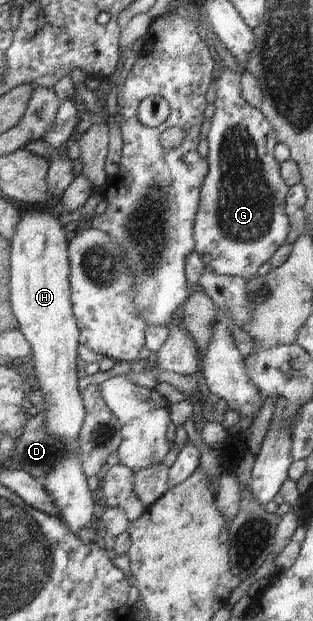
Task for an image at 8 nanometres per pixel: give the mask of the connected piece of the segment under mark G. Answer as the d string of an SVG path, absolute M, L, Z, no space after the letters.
M217 62L214 113L207 131L205 156L207 173L199 188L198 206L193 222L193 250L200 257L204 267L214 274L226 277L252 278L258 266L268 262L276 249L284 243L289 231L286 219L285 196L288 187L279 175L279 163L273 157L277 143L274 129L259 109L251 107L240 94L239 76Z

